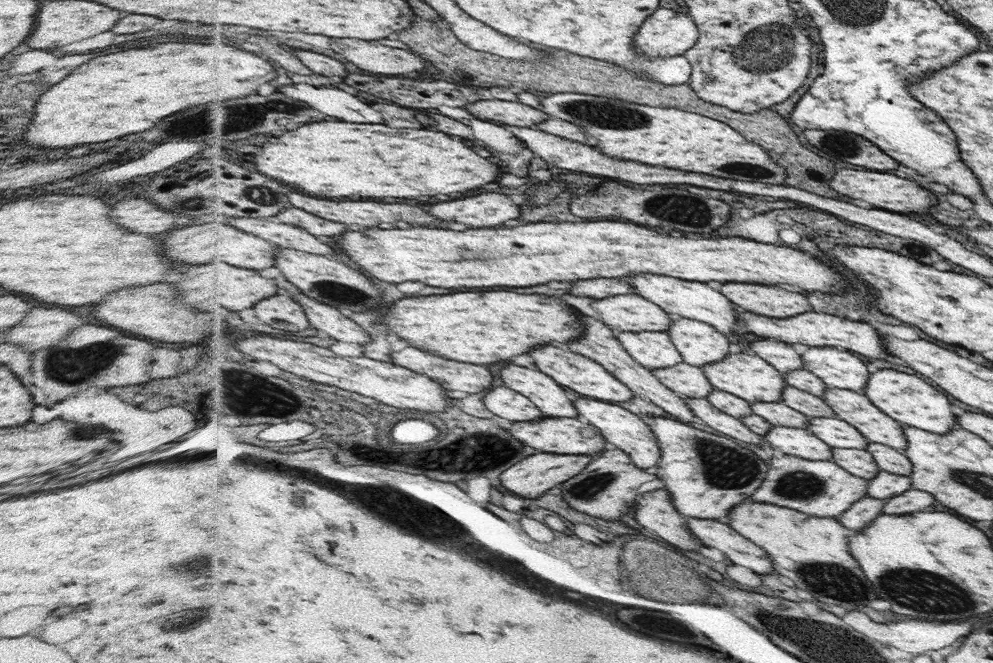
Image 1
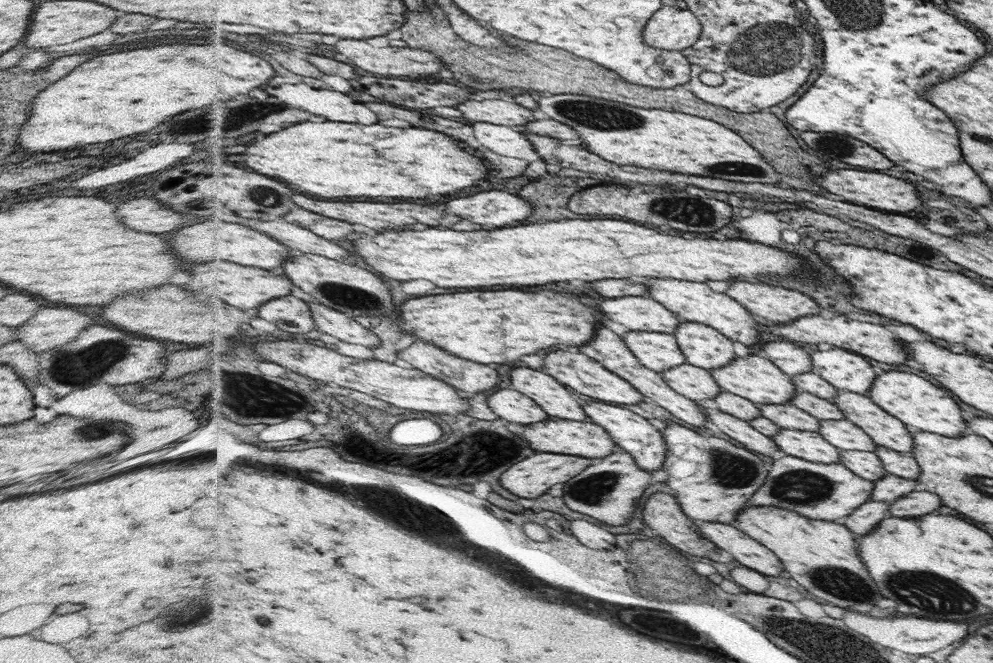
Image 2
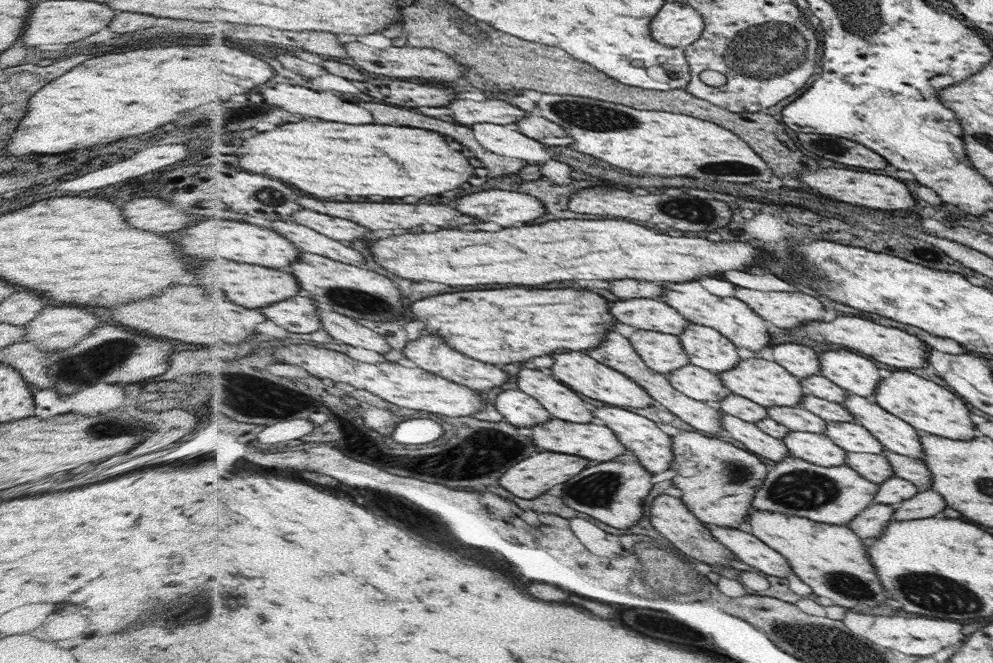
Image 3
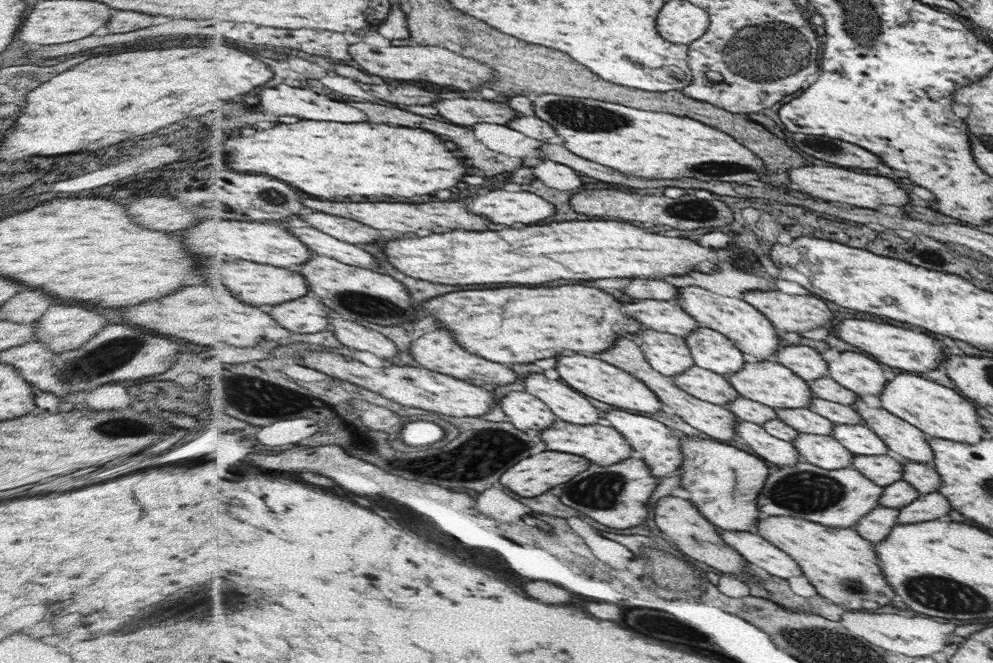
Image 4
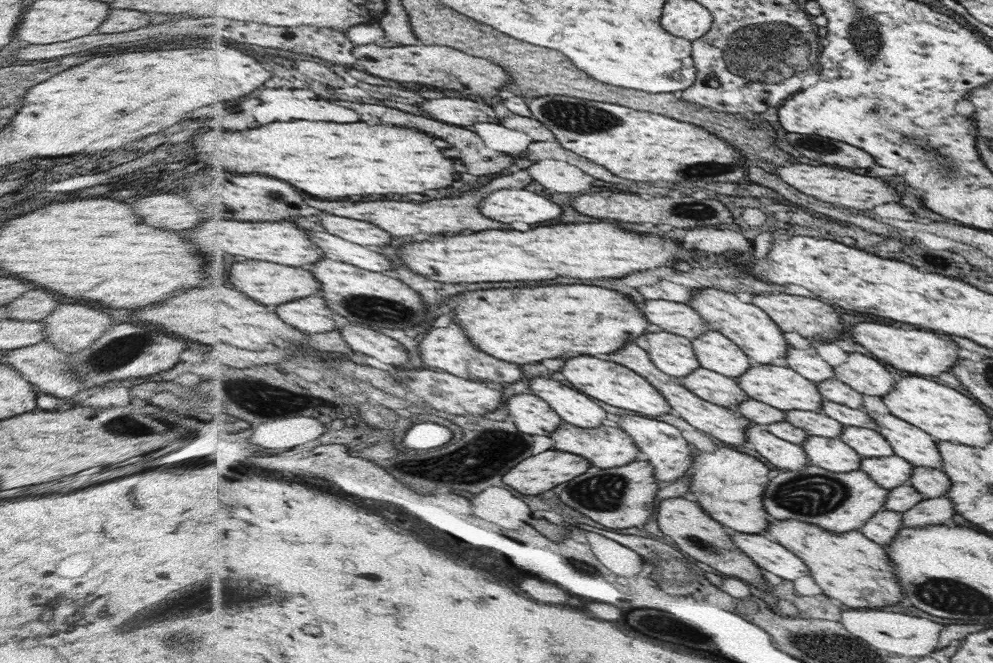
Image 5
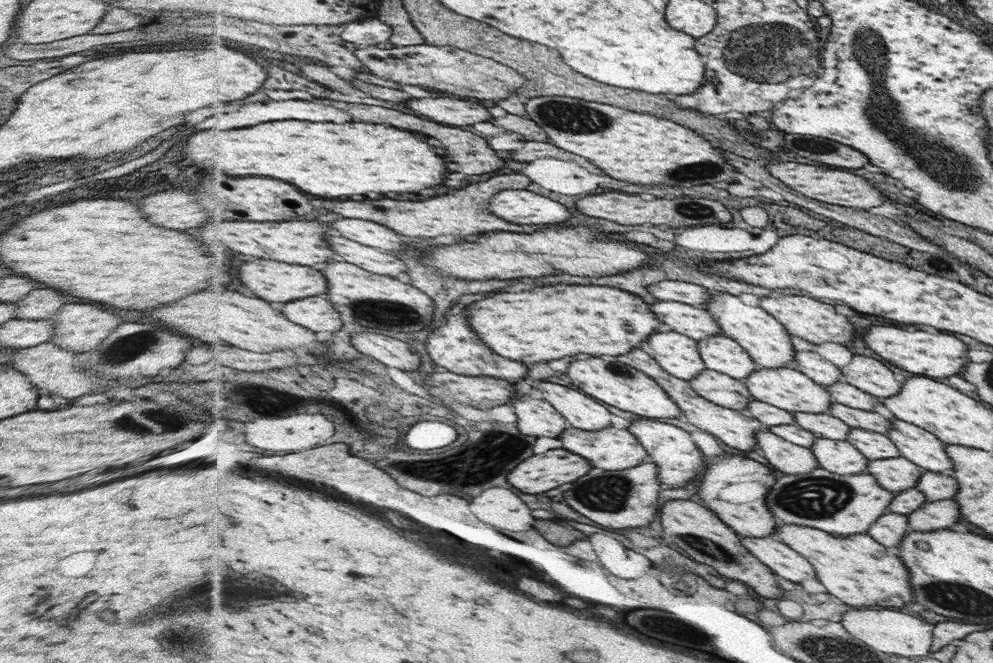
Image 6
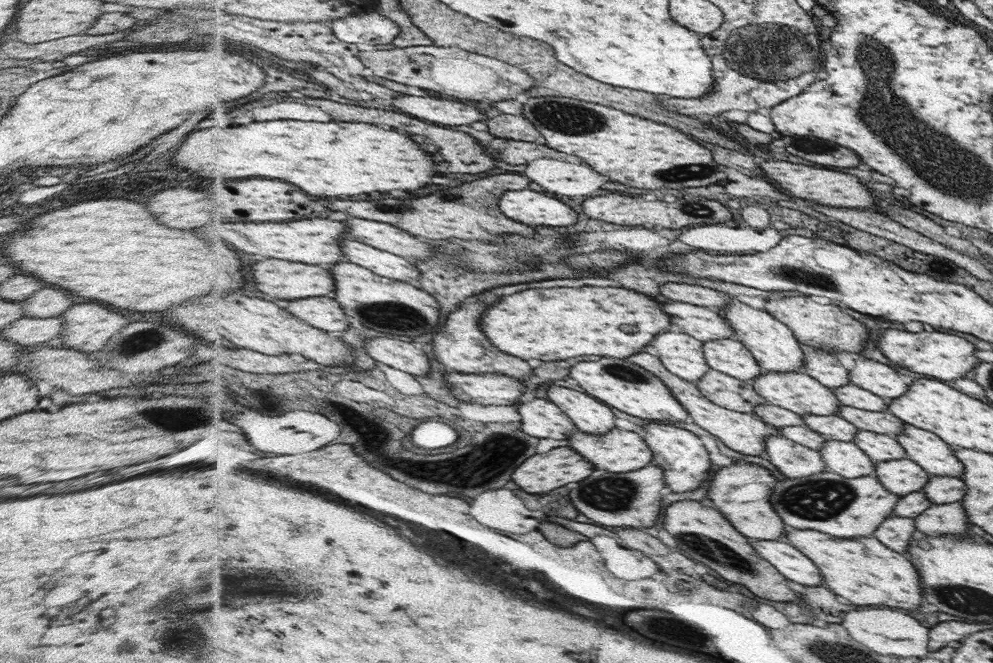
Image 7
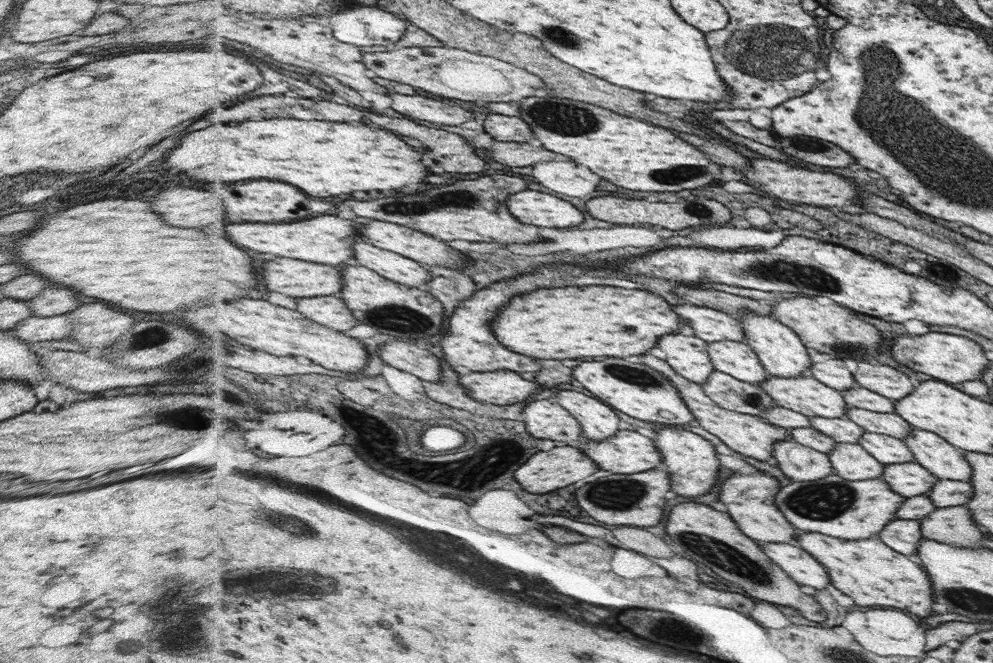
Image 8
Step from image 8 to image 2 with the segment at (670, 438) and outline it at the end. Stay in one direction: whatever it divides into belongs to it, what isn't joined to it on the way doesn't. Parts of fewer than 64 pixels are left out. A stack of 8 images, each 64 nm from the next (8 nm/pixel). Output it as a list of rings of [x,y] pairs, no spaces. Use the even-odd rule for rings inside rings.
[[[602,401],[584,402],[587,415],[593,422],[611,433],[612,440],[616,445],[634,457],[636,464],[644,470],[658,470],[663,467],[667,460],[667,441],[660,430],[656,429],[648,419],[632,412],[625,406],[611,405]]]

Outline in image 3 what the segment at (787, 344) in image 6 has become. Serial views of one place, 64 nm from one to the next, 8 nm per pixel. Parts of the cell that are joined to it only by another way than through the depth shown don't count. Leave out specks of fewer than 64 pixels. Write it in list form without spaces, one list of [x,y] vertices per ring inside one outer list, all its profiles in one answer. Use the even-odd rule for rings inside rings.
[[[697,280],[684,283],[666,281],[662,285],[664,292],[659,300],[672,305],[672,308],[679,309],[692,323],[715,328],[739,348],[746,348],[756,355],[768,356],[772,348],[770,332],[766,330],[764,319],[751,308],[751,305],[736,297],[716,296],[715,293],[708,292]]]

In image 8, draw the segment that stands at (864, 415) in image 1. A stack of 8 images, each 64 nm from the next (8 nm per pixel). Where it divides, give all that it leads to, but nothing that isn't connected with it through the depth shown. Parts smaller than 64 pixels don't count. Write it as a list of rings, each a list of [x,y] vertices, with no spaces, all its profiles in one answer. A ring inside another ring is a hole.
[[[913,427],[903,440],[914,453],[915,461],[929,469],[936,478],[971,480],[974,469],[968,463],[966,453],[939,434]]]

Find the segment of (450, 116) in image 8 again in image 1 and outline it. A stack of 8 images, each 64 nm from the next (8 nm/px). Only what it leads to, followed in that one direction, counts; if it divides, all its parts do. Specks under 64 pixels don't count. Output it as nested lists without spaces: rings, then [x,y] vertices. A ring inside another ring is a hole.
[[[479,100],[464,107],[474,118],[486,120],[486,122],[498,122],[510,126],[532,127],[550,118],[541,109],[535,109],[517,100]]]

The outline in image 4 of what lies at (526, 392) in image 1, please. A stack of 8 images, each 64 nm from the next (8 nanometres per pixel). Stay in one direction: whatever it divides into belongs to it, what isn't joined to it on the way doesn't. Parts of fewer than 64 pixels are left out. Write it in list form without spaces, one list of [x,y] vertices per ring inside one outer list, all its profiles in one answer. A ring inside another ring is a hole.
[[[528,373],[524,387],[528,394],[546,403],[560,420],[580,426],[596,424],[600,420],[598,408],[592,406],[586,396],[560,381],[550,380],[540,373]]]

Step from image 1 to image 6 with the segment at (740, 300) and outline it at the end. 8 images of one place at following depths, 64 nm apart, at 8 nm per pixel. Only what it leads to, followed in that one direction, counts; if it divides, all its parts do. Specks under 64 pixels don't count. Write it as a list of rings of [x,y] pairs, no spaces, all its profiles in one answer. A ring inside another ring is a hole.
[[[786,295],[780,298],[762,297],[759,300],[759,306],[776,317],[776,320],[781,321],[789,334],[813,345],[832,342],[849,349],[856,340],[854,324],[850,324],[850,320],[844,314],[838,314],[834,306],[822,304],[813,297],[802,295]]]

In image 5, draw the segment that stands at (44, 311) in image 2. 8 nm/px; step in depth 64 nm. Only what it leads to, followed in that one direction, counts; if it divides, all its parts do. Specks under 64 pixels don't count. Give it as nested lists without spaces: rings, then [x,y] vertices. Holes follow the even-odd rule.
[[[62,304],[44,318],[45,341],[67,355],[94,344],[112,326],[110,316],[80,304]]]

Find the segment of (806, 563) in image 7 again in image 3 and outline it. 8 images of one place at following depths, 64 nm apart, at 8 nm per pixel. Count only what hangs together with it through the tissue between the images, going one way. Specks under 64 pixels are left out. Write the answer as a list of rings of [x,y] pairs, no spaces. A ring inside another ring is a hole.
[[[710,526],[710,528],[716,540],[728,547],[736,558],[754,566],[763,574],[786,578],[793,573],[792,565],[788,563],[787,557],[766,546],[764,541],[756,536],[746,534],[742,530],[734,530],[734,528],[718,528],[718,526]]]

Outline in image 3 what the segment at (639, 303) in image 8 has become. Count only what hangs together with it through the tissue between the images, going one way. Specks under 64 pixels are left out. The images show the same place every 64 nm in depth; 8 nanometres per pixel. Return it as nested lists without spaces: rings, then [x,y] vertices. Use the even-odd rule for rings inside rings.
[[[560,288],[560,290],[470,290],[444,293],[414,302],[410,307],[414,320],[428,322],[429,335],[442,335],[457,351],[473,360],[505,365],[526,363],[536,356],[548,356],[558,350],[592,350],[606,340],[606,332],[616,326],[610,314],[610,302],[596,292]]]

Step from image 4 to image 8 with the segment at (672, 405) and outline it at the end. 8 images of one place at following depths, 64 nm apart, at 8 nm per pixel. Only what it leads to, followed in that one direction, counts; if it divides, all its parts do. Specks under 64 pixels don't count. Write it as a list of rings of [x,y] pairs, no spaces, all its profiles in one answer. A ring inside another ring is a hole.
[[[638,356],[640,363],[648,364],[651,369],[664,373],[668,380],[679,389],[680,397],[682,397],[688,408],[695,413],[695,422],[701,427],[704,427],[707,431],[720,438],[726,446],[729,446],[734,452],[739,452],[744,456],[751,456],[756,460],[762,460],[762,462],[770,462],[772,466],[777,466],[778,461],[773,460],[774,456],[774,444],[776,442],[790,442],[792,441],[792,435],[787,428],[782,428],[773,425],[771,421],[762,417],[754,416],[750,414],[744,414],[741,412],[734,412],[732,409],[722,408],[719,404],[716,404],[710,397],[707,396],[706,390],[703,385],[696,383],[695,381],[688,380],[687,377],[680,376],[672,369],[664,360],[654,358],[654,356]]]

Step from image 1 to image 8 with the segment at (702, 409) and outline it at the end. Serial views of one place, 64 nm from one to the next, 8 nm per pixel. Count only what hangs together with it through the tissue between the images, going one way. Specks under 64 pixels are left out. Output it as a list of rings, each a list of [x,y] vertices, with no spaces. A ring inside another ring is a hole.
[[[794,440],[776,442],[772,458],[778,461],[782,473],[794,482],[820,480],[835,474],[828,455]]]

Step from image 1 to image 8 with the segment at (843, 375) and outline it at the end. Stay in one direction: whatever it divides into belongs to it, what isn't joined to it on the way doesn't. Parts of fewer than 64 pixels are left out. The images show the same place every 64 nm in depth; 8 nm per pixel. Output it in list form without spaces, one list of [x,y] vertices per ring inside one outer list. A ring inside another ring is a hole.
[[[860,362],[858,372],[853,375],[860,387],[867,388],[895,402],[907,399],[907,396],[915,391],[916,383],[912,384],[908,375],[890,366],[872,366],[868,362]]]

